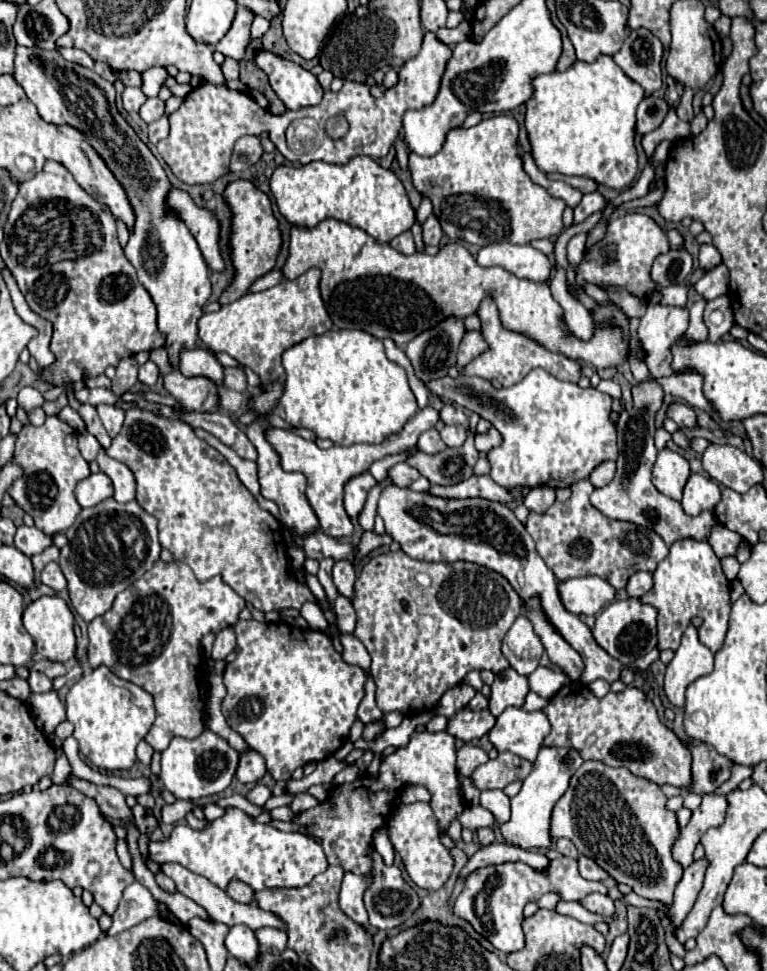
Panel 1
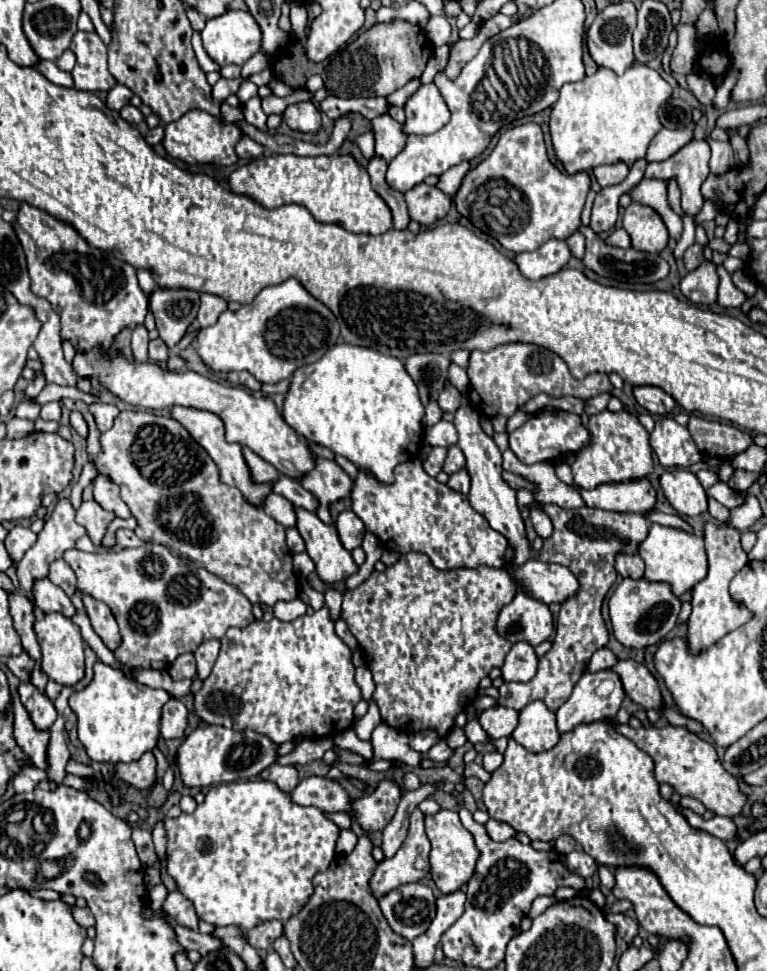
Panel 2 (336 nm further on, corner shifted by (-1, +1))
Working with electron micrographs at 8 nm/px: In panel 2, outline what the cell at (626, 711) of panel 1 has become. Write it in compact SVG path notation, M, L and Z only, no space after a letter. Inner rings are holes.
M612 721L612 725L618 733L622 733L630 741L634 741L642 751L646 751L652 757L654 773L658 775L658 779L656 779L658 783L672 785L674 791L680 793L682 797L688 795L688 797L702 801L704 807L716 815L724 815L724 817L740 815L746 797L740 793L738 779L724 771L712 743L702 741L698 735L694 735L686 727L666 725L660 729L656 729L656 727L634 729L630 725L622 725L616 721Z

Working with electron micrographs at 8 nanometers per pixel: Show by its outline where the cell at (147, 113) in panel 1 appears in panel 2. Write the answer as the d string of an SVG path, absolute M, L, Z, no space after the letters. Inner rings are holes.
M126 105L124 109L120 109L120 115L122 115L128 123L132 123L132 125L138 125L138 123L144 121L144 115L142 115L140 109L134 107L134 105Z

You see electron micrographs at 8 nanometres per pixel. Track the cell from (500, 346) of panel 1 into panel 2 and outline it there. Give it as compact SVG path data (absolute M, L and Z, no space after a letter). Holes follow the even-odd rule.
M504 343L494 347L492 351L472 351L470 363L466 367L470 377L470 403L480 415L504 415L510 417L518 411L522 403L526 403L536 393L544 391L552 397L574 395L580 399L590 399L604 391L612 393L614 387L604 373L592 373L590 377L578 381L568 371L568 365L552 351L528 345L528 343Z

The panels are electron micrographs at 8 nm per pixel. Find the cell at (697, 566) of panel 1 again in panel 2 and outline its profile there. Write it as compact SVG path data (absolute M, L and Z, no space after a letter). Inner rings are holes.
M652 525L648 537L640 543L638 555L646 563L646 573L644 579L652 583L668 583L672 593L676 597L688 593L698 581L702 581L708 575L708 561L706 561L706 547L704 539L686 533L682 529L672 529L672 527L662 527L662 525Z

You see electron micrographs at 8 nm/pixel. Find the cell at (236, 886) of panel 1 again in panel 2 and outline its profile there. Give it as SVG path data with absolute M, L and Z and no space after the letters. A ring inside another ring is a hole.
M276 919L264 921L264 923L256 925L256 927L252 927L250 931L246 931L248 943L250 943L256 951L260 951L260 953L268 951L268 949L272 947L274 939L278 939L280 935L282 935L282 923L276 921Z

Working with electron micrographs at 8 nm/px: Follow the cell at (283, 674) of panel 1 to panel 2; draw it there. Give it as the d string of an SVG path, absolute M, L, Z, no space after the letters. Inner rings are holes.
M322 607L320 611L316 611L314 615L302 615L302 617L298 617L298 619L294 619L294 621L290 621L290 623L286 623L286 621L280 621L280 619L272 619L272 621L254 621L254 623L250 623L248 627L230 627L228 631L226 631L226 635L220 639L220 643L222 643L222 649L220 649L220 655L218 655L218 659L216 659L216 665L214 665L214 669L212 669L212 673L210 673L210 677L204 681L204 685L202 685L202 689L194 695L194 711L196 711L196 715L202 719L202 721L206 721L206 723L210 723L210 725L224 725L224 727L230 727L230 729L236 729L236 731L244 731L244 729L252 729L252 731L256 731L256 733L260 733L260 735L266 735L268 739L272 739L276 745L282 745L282 743L286 743L286 741L294 741L296 737L302 737L302 739L322 739L322 737L334 737L334 735L338 735L338 733L342 733L344 729L350 729L352 725L354 725L354 707L356 707L356 703L362 699L362 693L360 693L360 687L358 687L358 683L356 683L356 679L354 679L354 665L352 665L352 661L350 661L350 655L352 655L352 651L350 651L350 647L334 633L334 621L332 621L332 617L330 617L330 609L326 609L326 607Z

